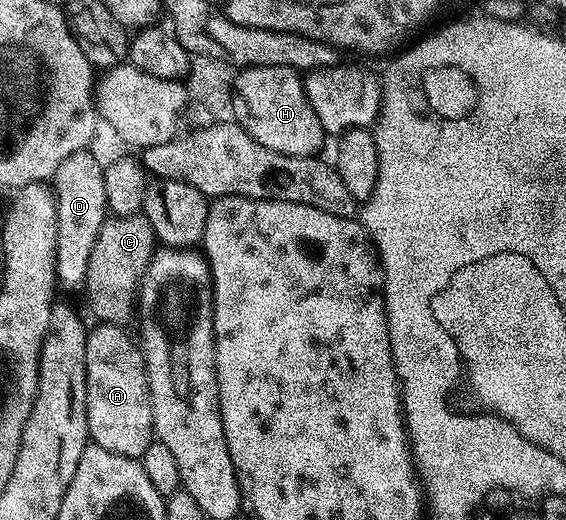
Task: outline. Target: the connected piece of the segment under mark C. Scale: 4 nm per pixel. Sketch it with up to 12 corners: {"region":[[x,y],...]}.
{"region":[[145,216],[107,217],[84,283],[99,323],[135,321],[155,249]]}

